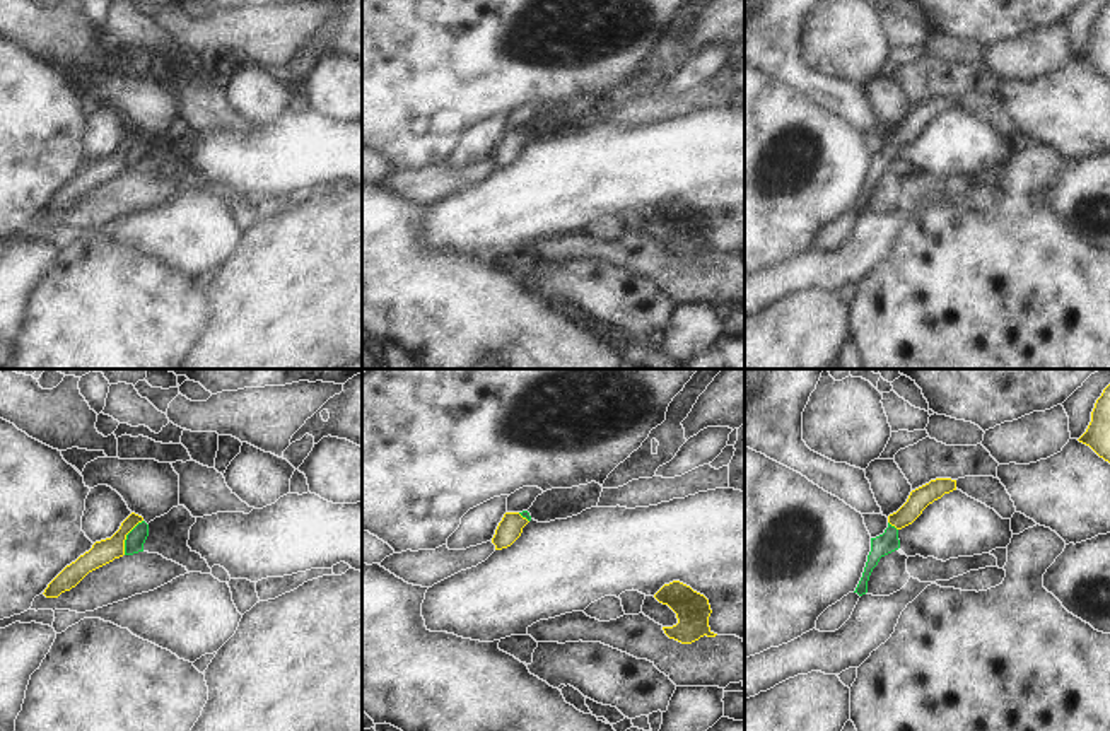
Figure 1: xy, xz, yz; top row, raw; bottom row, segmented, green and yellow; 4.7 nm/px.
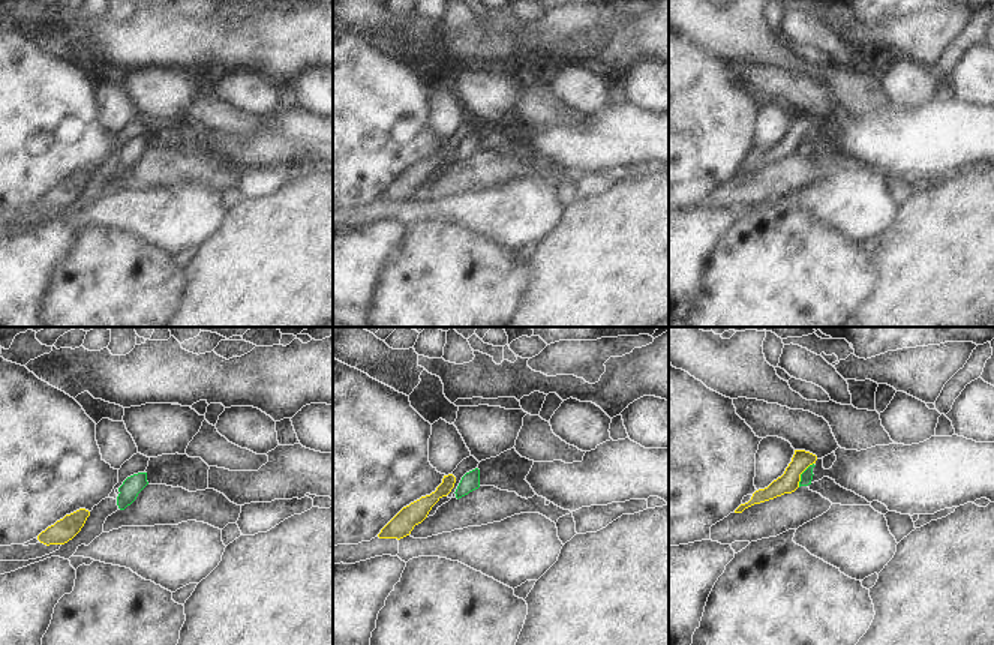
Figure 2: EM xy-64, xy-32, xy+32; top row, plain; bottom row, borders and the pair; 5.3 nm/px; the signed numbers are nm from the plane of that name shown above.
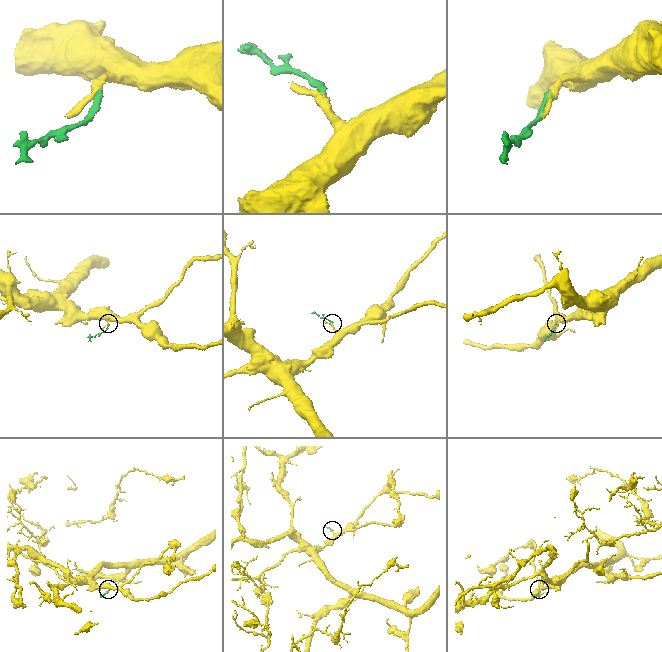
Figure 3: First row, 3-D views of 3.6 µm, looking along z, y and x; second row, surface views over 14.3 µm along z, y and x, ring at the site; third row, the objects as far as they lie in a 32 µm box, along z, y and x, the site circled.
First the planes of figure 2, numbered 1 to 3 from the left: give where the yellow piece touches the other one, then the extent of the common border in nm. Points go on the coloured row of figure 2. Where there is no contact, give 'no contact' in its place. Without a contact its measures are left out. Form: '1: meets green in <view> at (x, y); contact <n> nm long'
1: no contact
2: no contact
3: meets green in xy+32 at (801, 474); contact 160 nm long

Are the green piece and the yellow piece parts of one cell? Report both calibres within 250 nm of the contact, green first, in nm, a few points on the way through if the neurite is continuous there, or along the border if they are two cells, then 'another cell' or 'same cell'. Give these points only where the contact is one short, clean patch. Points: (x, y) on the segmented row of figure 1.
90/120 nm | along xy (142, 520), (127, 535), (123, 554) | another cell

